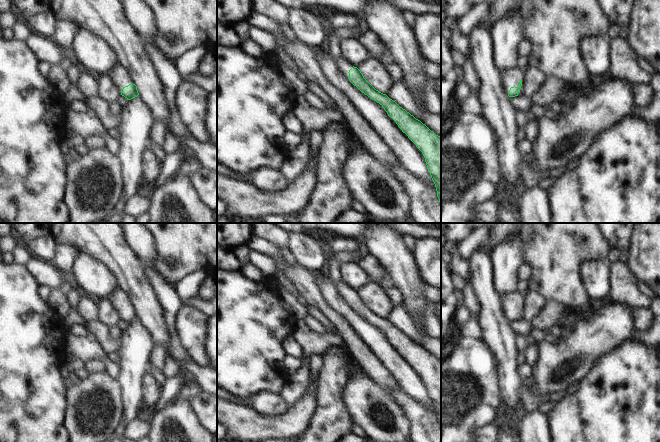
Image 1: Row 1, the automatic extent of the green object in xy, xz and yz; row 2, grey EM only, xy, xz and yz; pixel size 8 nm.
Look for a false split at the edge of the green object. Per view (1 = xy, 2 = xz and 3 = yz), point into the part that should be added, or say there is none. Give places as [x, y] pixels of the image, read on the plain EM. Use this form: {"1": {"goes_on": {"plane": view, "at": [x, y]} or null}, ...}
{"1": {"goes_on": {"plane": "xy", "at": [121, 299]}}, "2": {"goes_on": {"plane": "xz", "at": [345, 289]}}, "3": {"goes_on": {"plane": "yz", "at": [509, 301]}}}

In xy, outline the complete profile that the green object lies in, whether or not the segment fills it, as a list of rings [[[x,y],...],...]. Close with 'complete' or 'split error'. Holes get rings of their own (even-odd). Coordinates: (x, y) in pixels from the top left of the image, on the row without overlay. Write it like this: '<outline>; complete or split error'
[[[123,289],[114,292],[109,299],[121,313],[121,319],[127,324],[131,324],[139,319],[137,310],[131,306],[131,297]]]; split error

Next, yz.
[[[517,290],[498,293],[501,310],[509,321],[518,320],[522,310],[522,296]]]; split error

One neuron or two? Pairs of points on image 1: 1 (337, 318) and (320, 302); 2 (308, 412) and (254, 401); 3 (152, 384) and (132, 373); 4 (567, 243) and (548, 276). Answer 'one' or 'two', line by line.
1: one
2: two
3: two
4: one

